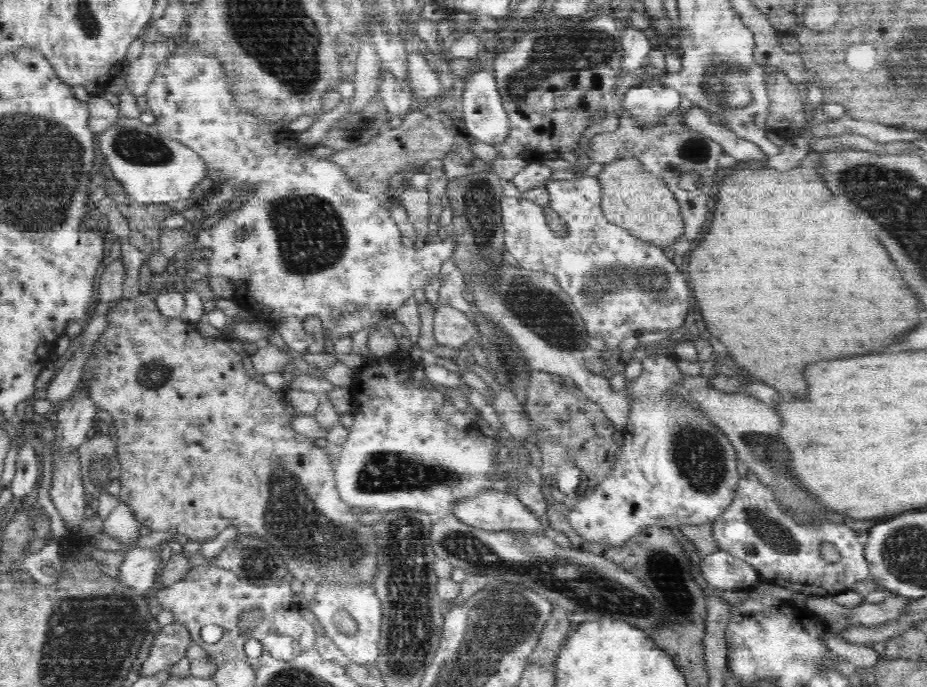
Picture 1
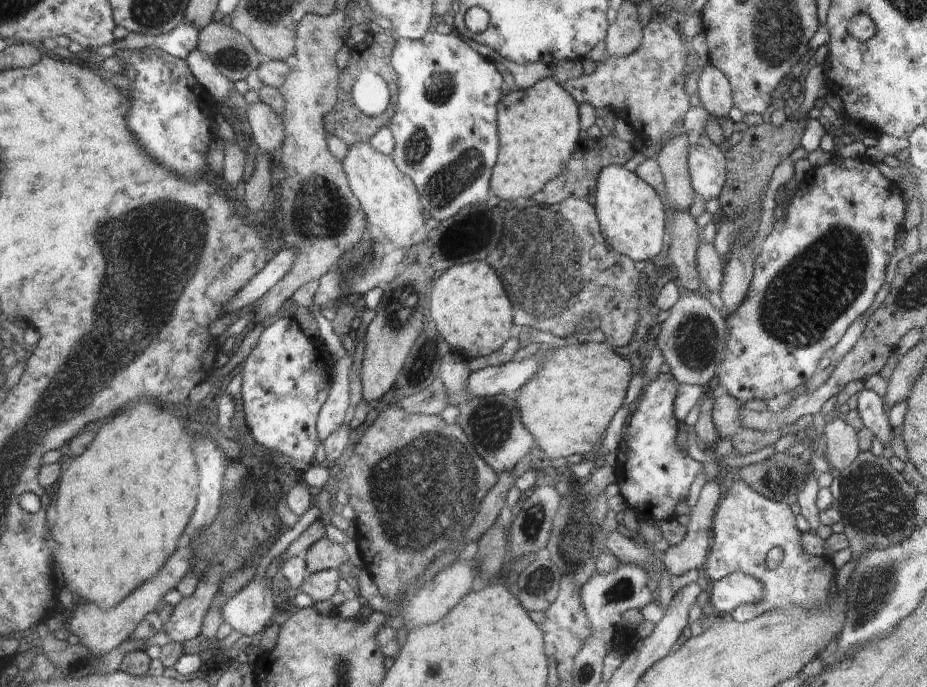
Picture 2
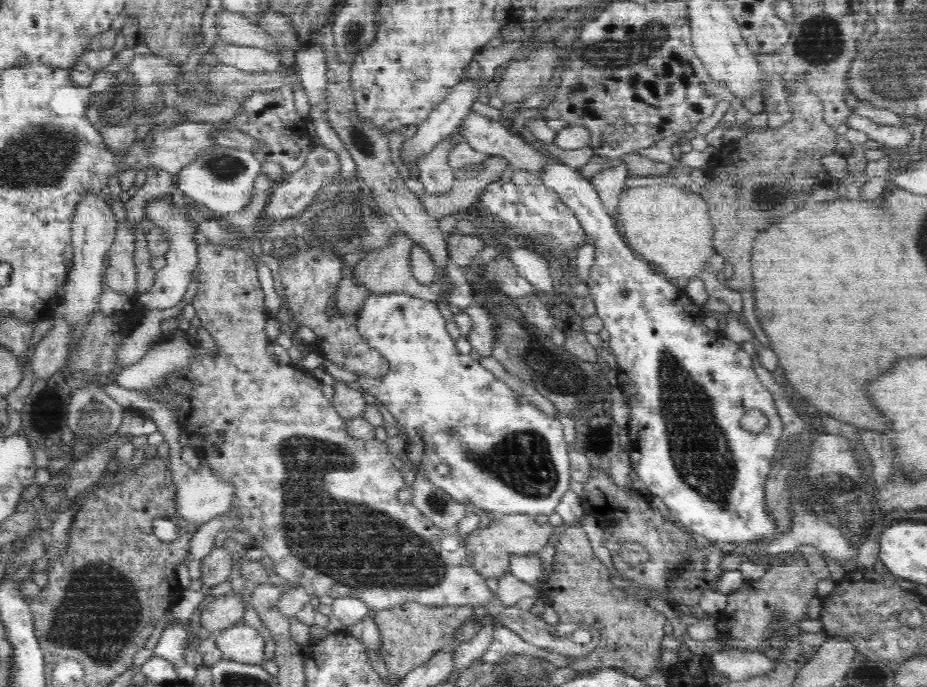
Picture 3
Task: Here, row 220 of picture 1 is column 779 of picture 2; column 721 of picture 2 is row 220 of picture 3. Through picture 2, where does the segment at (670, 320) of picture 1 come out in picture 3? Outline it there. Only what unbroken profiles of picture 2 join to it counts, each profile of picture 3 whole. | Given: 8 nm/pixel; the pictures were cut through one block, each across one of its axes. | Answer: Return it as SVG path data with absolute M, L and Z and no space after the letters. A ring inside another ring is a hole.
M505 175L500 180L488 184L484 194L478 196L475 207L478 212L484 210L492 213L499 220L502 219L503 226L510 228L517 236L531 238L530 246L552 259L555 256L554 253L549 253L550 249L563 249L567 252L590 242L572 209L563 203L558 193L544 184L518 185L512 183L508 175Z

